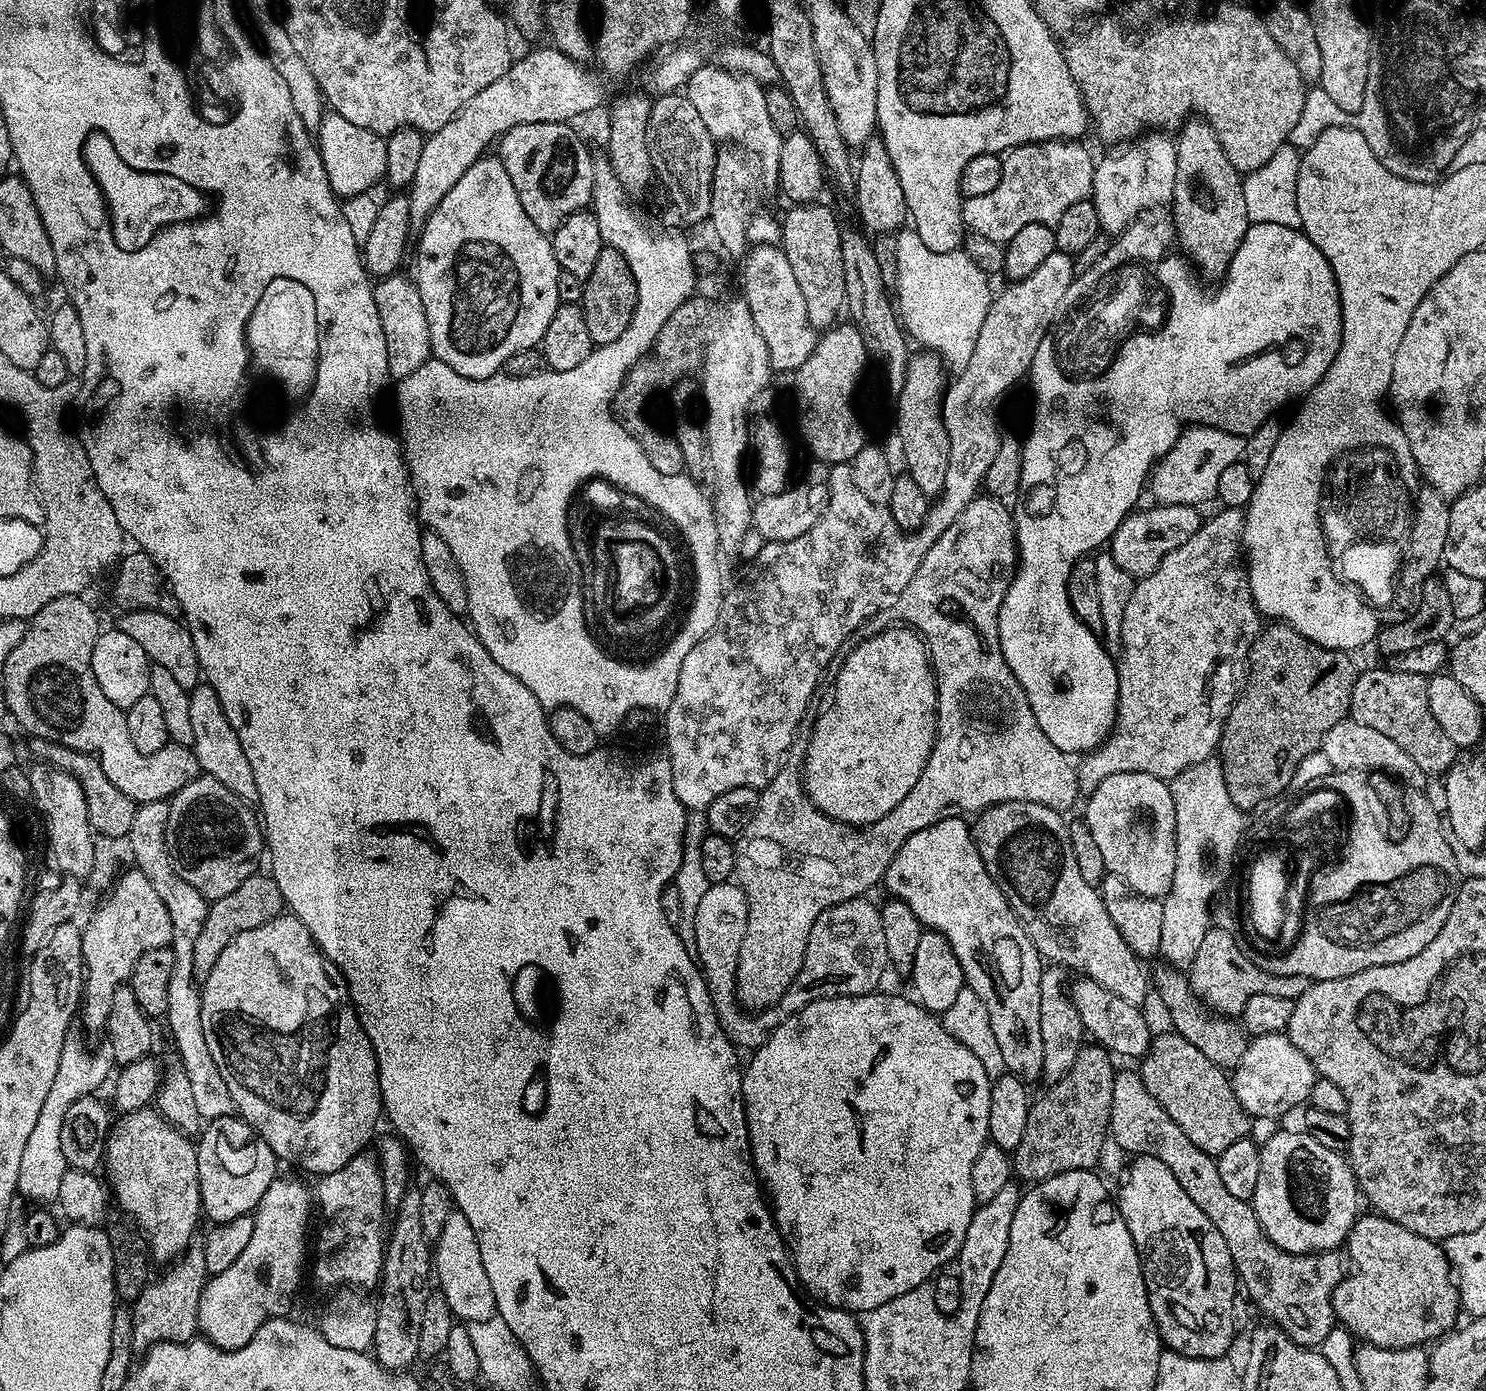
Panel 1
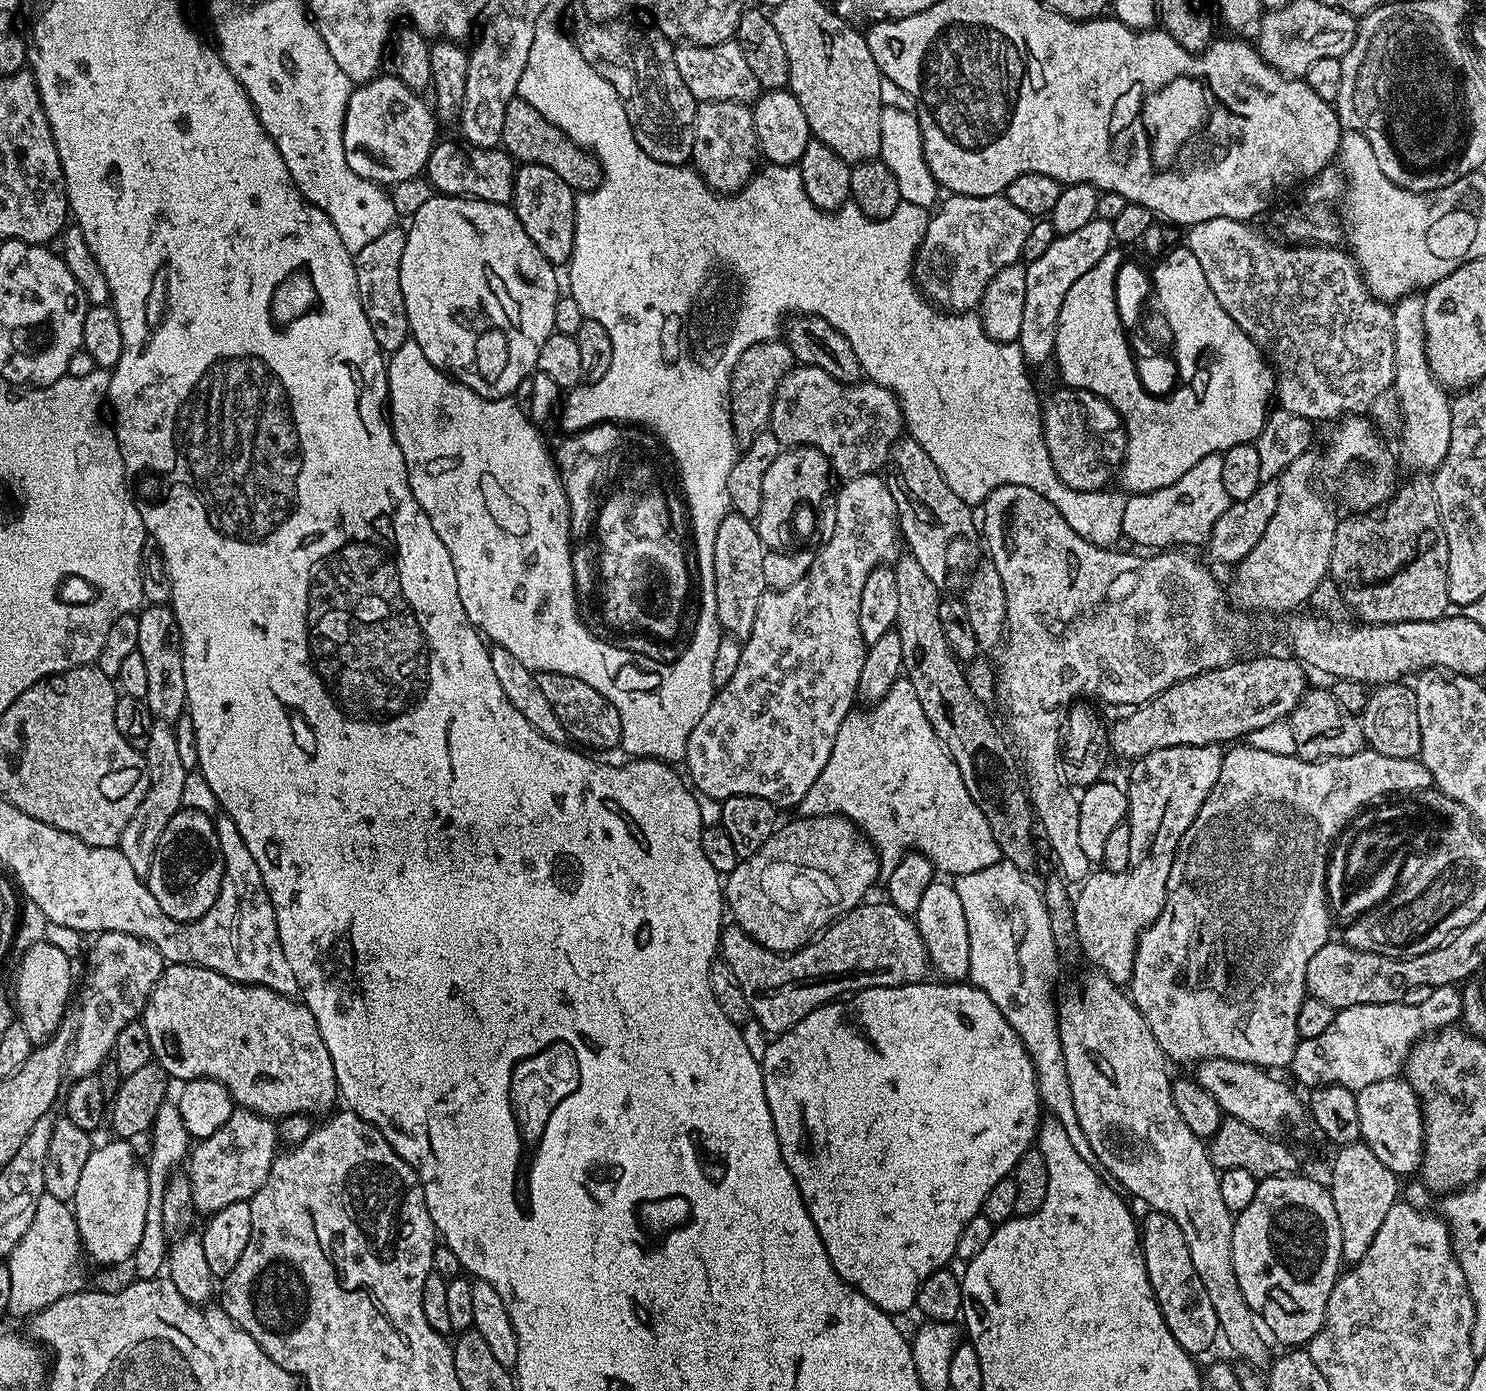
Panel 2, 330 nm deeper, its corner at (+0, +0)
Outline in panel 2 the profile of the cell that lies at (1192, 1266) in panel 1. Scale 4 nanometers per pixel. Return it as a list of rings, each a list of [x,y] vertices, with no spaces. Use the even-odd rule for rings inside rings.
[[[1148,1210],[1145,1213],[1144,1220],[1142,1216],[1138,1224],[1140,1251],[1144,1254],[1146,1274],[1150,1278],[1150,1286],[1154,1290],[1166,1326],[1170,1334],[1174,1334],[1178,1346],[1185,1348],[1188,1353],[1204,1352],[1218,1340],[1220,1323],[1214,1314],[1214,1306],[1210,1306],[1206,1286],[1202,1286],[1202,1278],[1198,1278],[1198,1270],[1194,1270],[1182,1226],[1161,1212]]]

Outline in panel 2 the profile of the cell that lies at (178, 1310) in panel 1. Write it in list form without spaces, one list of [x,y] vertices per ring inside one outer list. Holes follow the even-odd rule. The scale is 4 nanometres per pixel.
[[[233,1107],[222,1130],[214,1130],[210,1138],[199,1141],[191,1149],[186,1175],[192,1184],[197,1213],[211,1214],[234,1202],[249,1201],[254,1194],[258,1194],[278,1155],[276,1144],[278,1124],[275,1119],[251,1112],[249,1108]]]

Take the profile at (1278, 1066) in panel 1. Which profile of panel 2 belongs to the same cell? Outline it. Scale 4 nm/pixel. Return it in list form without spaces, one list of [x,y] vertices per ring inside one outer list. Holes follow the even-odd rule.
[[[1447,984],[1441,988],[1433,988],[1421,1004],[1367,1004],[1366,1006],[1350,1006],[1341,1008],[1333,1015],[1330,1026],[1318,1038],[1306,1038],[1296,1045],[1294,1058],[1290,1065],[1290,1072],[1296,1075],[1300,1084],[1305,1084],[1305,1089],[1319,1088],[1322,1084],[1341,1084],[1353,1090],[1370,1086],[1374,1082],[1391,1080],[1401,1075],[1405,1067],[1410,1050],[1419,1040],[1435,1033],[1441,1028],[1455,1025],[1460,1016],[1460,991],[1459,987]]]

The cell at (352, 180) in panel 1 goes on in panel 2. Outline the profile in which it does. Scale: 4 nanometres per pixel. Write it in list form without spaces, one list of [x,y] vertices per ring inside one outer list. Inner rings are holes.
[[[380,74],[365,80],[353,87],[344,114],[342,142],[346,162],[354,174],[381,186],[404,184],[427,169],[428,155],[438,143],[436,124],[429,101],[407,88],[398,77]]]

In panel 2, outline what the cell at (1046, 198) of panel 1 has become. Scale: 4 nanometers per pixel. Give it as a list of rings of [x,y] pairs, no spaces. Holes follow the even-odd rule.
[[[952,194],[947,199],[944,205],[941,203],[931,213],[933,216],[927,217],[926,234],[922,238],[920,249],[916,252],[916,259],[912,261],[912,275],[921,293],[933,305],[952,314],[968,314],[979,305],[986,286],[996,277],[997,272],[1009,268],[1023,257],[1024,243],[1030,235],[1034,220],[1026,214],[1026,210],[1018,210],[1018,206],[1014,206],[1014,202],[1010,202],[1003,194],[999,196]]]

